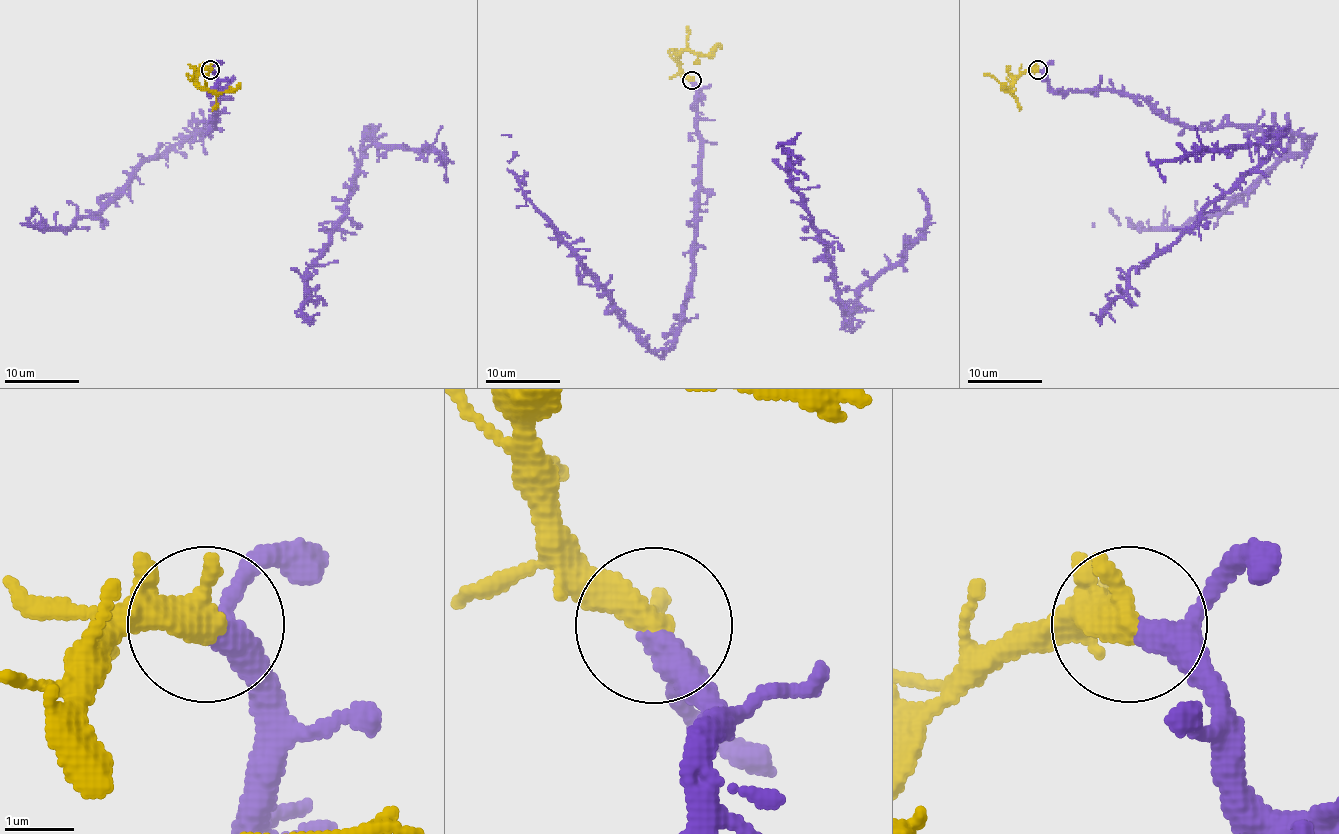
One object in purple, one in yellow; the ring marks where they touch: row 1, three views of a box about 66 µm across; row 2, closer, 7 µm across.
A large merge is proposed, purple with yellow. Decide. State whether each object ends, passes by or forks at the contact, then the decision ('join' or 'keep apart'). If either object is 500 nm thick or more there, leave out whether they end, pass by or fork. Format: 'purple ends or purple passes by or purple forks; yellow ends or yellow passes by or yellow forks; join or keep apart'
join

